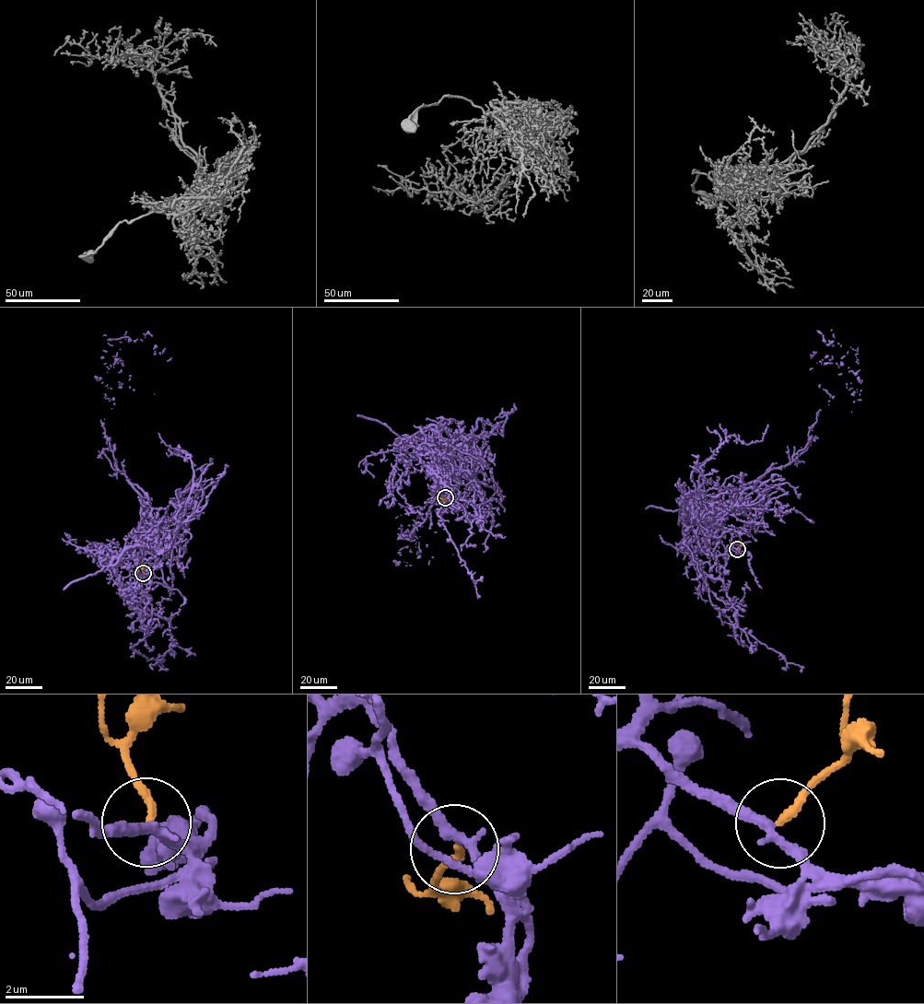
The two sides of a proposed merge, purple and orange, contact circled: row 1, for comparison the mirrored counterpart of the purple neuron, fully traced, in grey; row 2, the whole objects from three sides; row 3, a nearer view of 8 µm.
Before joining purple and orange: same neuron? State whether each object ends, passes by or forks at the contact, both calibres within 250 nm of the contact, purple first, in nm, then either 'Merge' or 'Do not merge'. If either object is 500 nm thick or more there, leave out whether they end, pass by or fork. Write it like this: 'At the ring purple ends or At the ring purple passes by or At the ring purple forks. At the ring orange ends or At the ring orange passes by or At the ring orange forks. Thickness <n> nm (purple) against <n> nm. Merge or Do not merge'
At the ring purple passes by. At the ring orange ends. Thickness 240 nm (purple) against 200 nm. Merge

